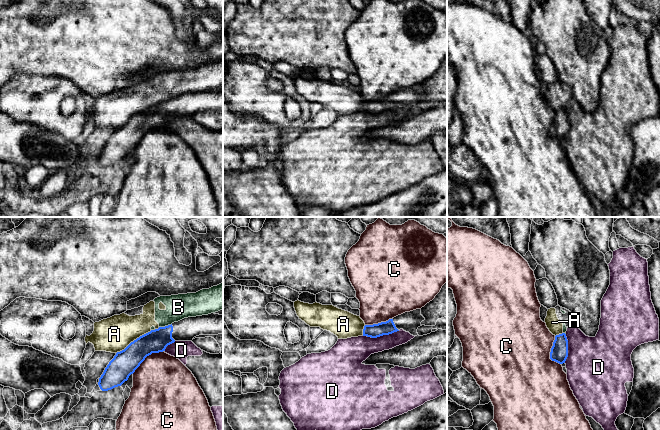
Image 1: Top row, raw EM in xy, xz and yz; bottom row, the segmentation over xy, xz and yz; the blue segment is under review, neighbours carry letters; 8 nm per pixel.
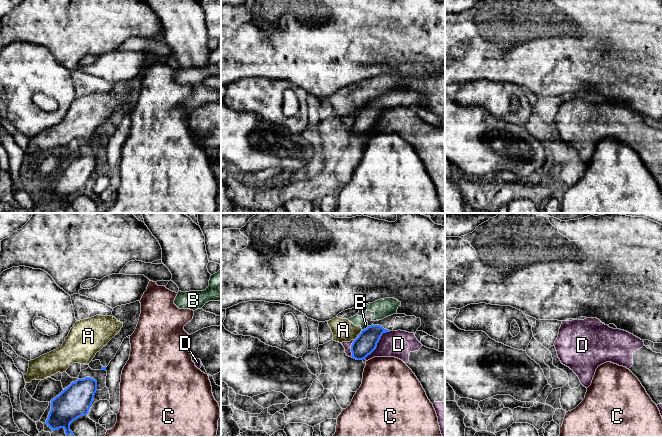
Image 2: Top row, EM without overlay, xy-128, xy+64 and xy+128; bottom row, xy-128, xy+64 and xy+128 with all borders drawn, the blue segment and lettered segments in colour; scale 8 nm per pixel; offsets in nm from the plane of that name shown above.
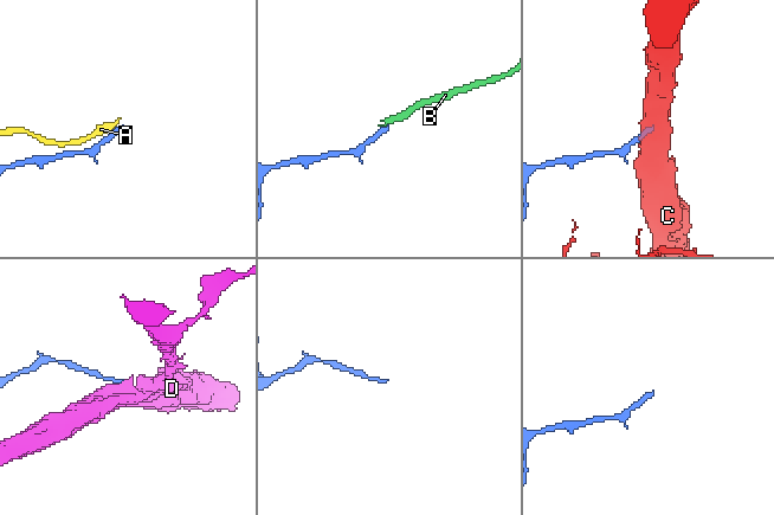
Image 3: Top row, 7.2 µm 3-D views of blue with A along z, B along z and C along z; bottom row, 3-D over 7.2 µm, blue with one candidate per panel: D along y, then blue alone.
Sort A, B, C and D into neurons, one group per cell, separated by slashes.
A B / C / D

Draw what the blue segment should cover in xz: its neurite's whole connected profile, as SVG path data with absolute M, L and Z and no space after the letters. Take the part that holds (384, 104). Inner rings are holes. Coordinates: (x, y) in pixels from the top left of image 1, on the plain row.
M416 85L410 88L405 88L386 98L381 98L373 101L365 101L363 112L377 114L383 111L389 111L403 105L413 112L417 112L417 105L422 102L421 98L425 94L421 91L421 85Z

